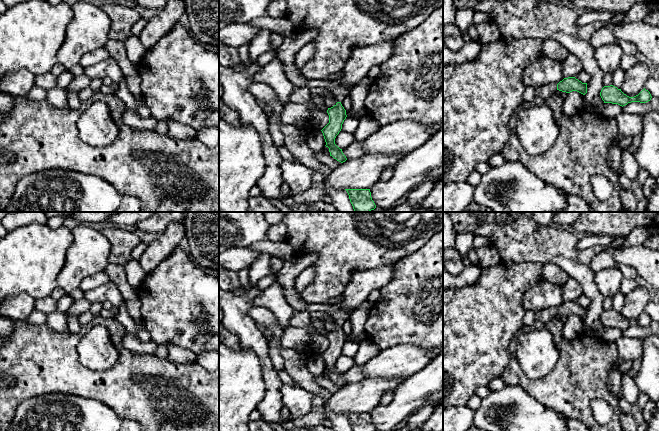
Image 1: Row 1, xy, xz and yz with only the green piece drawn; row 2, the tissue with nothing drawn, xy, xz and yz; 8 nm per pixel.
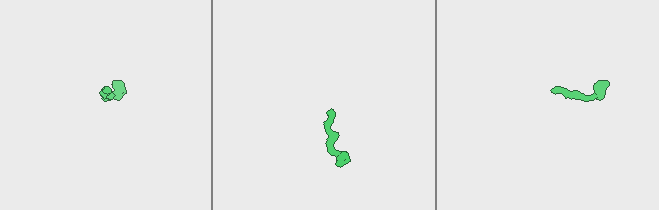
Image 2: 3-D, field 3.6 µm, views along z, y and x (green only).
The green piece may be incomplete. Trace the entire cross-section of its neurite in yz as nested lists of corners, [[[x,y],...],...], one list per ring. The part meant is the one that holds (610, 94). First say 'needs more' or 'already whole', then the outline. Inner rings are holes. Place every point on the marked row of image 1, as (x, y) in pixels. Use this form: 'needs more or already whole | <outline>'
already whole | [[[613,85],[604,86],[600,92],[600,96],[604,103],[618,104],[622,107],[631,102],[646,103],[652,98],[650,92],[645,88],[638,95],[629,97],[621,89]]]

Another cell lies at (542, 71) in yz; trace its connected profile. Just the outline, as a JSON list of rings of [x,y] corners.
[[[545,56],[528,65],[522,76],[523,84],[534,89],[546,84],[558,84],[562,80],[562,62]]]

